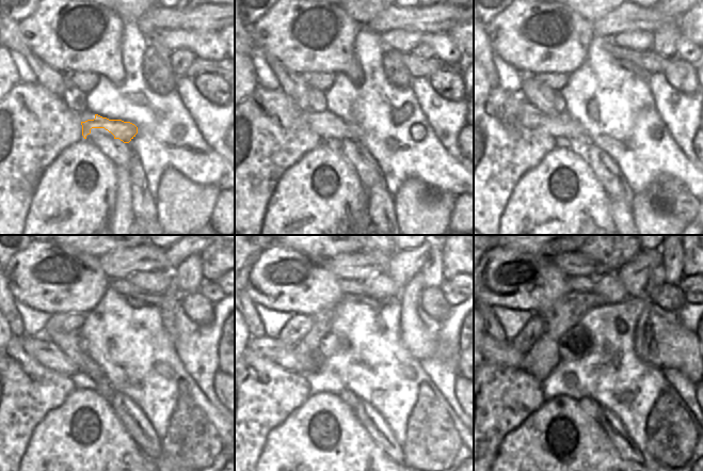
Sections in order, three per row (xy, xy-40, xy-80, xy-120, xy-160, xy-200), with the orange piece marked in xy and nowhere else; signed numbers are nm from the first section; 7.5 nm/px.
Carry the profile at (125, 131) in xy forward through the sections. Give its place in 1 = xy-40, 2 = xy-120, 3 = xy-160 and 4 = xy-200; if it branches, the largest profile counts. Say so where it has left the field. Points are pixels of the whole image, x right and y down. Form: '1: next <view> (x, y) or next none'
1: next xy-40 (322, 128)
2: next xy-120 (45, 351)
3: next xy-160 (271, 348)
4: next xy-200 (504, 354)

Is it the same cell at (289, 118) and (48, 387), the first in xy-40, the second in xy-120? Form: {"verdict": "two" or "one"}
{"verdict": "one"}

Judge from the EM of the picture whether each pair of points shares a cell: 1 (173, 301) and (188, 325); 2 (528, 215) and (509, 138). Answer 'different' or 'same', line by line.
1: different
2: different

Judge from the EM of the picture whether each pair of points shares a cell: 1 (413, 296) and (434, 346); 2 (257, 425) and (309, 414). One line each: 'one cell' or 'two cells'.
1: one cell
2: two cells

